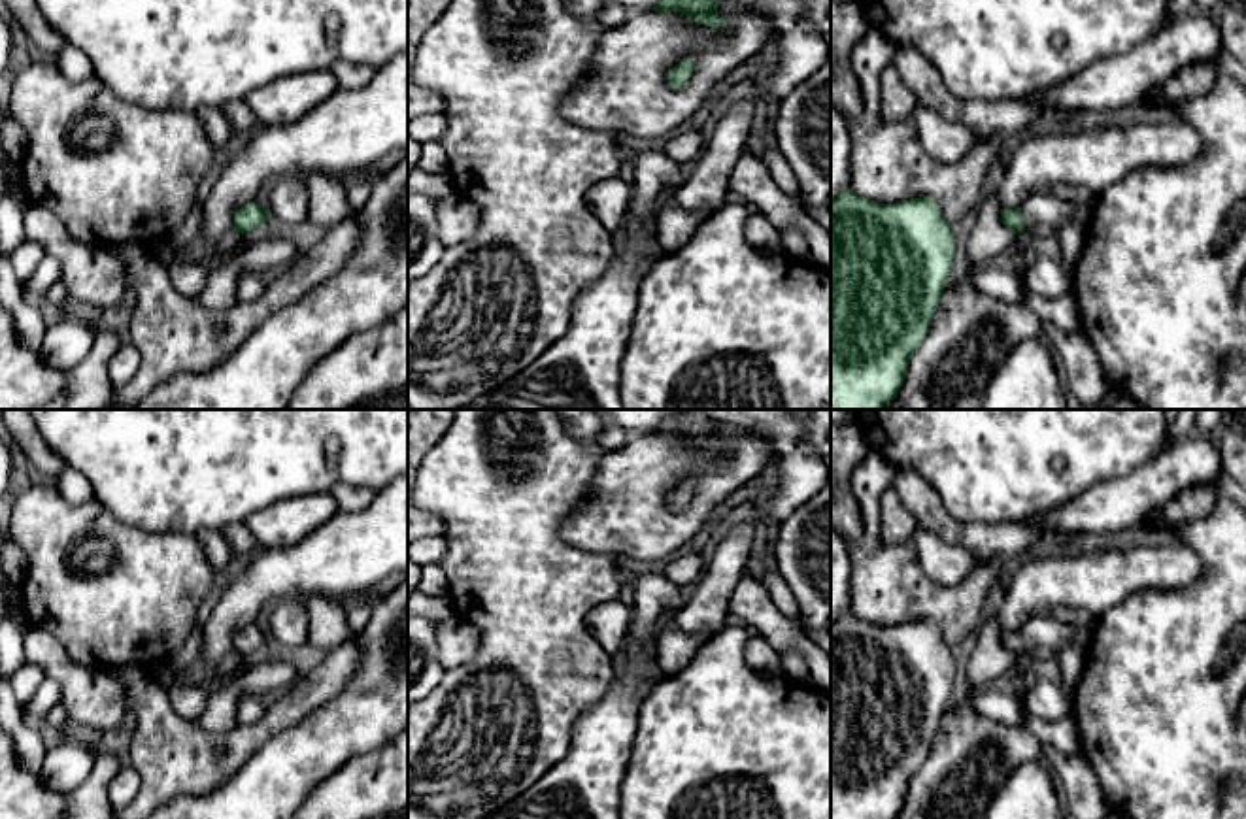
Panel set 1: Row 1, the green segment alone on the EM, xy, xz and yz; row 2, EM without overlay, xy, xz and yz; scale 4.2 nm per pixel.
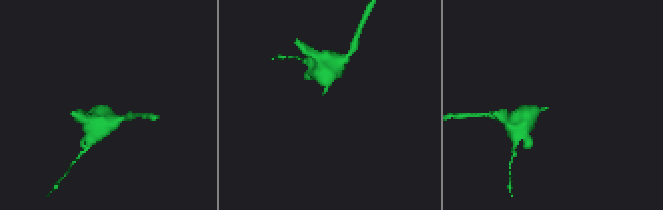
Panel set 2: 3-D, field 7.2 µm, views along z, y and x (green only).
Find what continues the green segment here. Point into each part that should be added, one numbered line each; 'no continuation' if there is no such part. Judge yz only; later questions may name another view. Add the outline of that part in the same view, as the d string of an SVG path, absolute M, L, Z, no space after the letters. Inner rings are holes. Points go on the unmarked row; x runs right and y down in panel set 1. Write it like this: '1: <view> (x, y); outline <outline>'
1: yz (1048, 633); outline M1035 617L1021 627L1021 640L1025 644L1025 651L1044 647L1053 653L1069 644L1076 644L1082 651L1086 651L1095 630L1097 619L1093 619L1087 627L1070 627L1055 617Z

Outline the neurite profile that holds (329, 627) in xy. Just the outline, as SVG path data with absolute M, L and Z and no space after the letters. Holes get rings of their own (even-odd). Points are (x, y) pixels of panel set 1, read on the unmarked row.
M319 594L304 600L310 617L308 645L327 655L353 636L347 621L347 602Z

